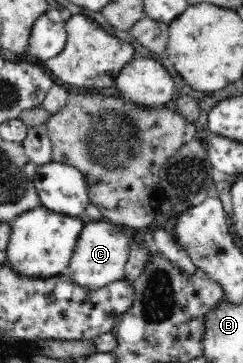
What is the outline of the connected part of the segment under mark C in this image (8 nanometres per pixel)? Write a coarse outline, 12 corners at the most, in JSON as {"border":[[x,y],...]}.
{"border":[[105,220],[84,224],[68,275],[100,289],[125,279],[131,238]]}

